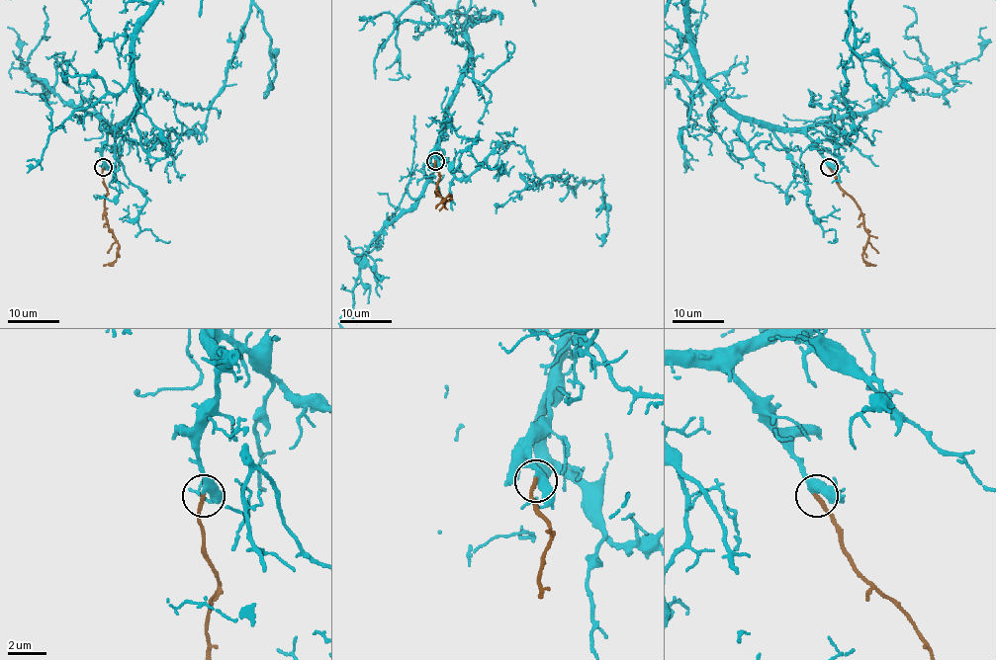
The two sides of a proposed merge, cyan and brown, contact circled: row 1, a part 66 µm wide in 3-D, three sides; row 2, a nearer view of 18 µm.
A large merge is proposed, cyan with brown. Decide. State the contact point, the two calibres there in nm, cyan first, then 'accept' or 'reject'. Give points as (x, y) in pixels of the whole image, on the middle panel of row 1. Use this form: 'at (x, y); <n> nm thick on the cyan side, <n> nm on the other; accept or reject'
at (435, 161); 460 nm thick on the cyan side, 240 nm on the other; accept

